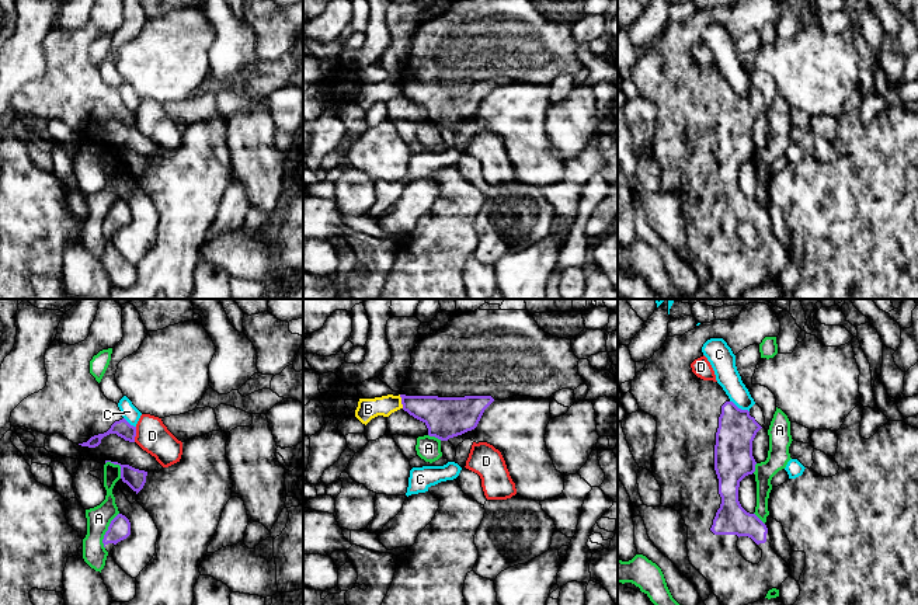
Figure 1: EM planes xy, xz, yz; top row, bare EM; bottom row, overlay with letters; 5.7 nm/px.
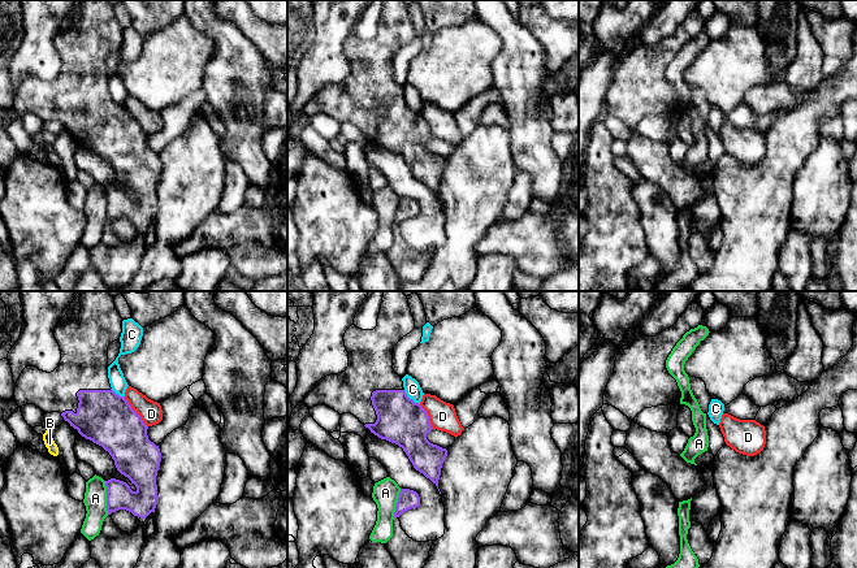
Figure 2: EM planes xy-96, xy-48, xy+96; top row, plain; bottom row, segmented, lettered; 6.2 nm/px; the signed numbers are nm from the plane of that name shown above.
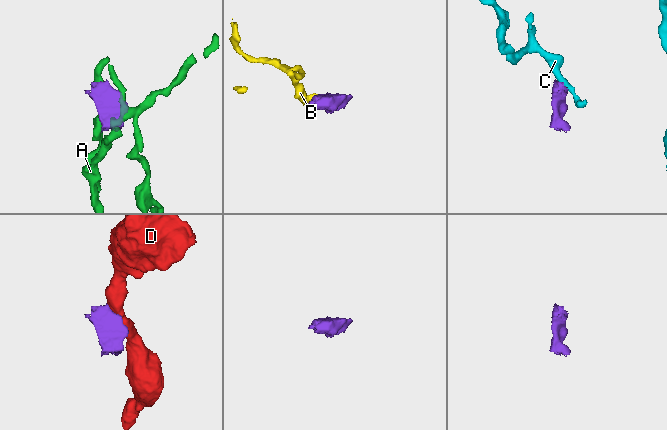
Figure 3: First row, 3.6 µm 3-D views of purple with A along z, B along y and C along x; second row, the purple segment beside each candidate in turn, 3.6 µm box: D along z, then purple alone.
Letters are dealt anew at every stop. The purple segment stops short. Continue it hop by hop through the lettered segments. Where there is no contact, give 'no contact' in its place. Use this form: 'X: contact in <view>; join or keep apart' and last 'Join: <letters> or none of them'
A: contact in xy; keep apart
B: contact in xz; keep apart
C: contact in yz; keep apart
D: contact in xy; keep apart
Join: none of them

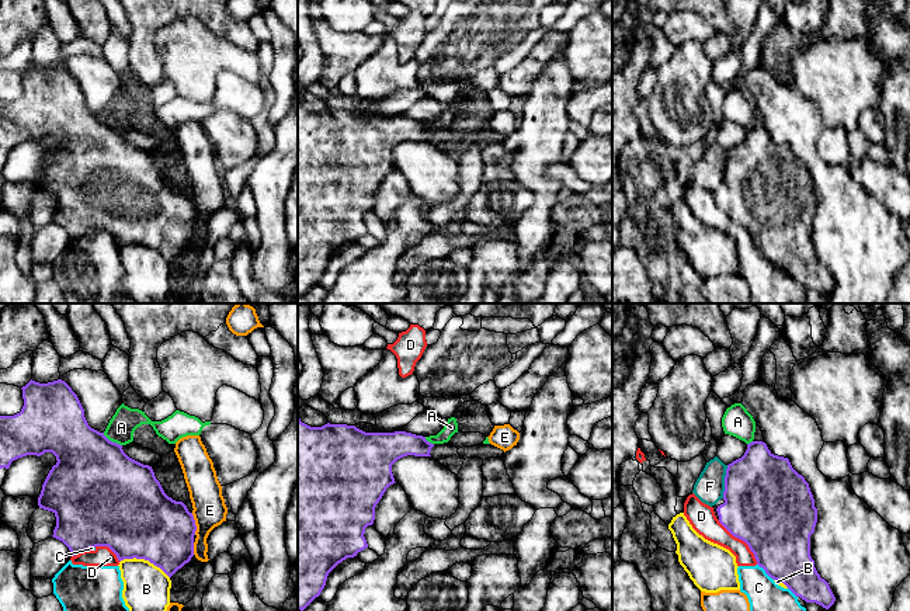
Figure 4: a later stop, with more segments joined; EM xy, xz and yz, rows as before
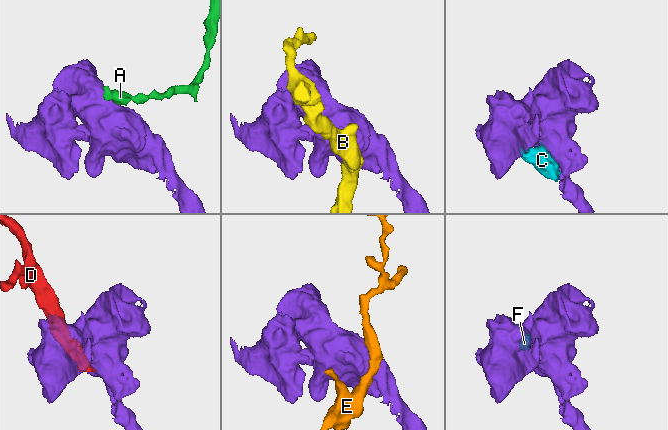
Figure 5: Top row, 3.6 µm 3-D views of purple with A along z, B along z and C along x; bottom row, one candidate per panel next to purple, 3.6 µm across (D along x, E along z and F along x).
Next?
A: contact in xy; keep apart
B: contact in xy; keep apart
C: contact in yz; keep apart
D: contact in yz; keep apart
E: contact in xy; keep apart
F: contact in yz; join
Join: F

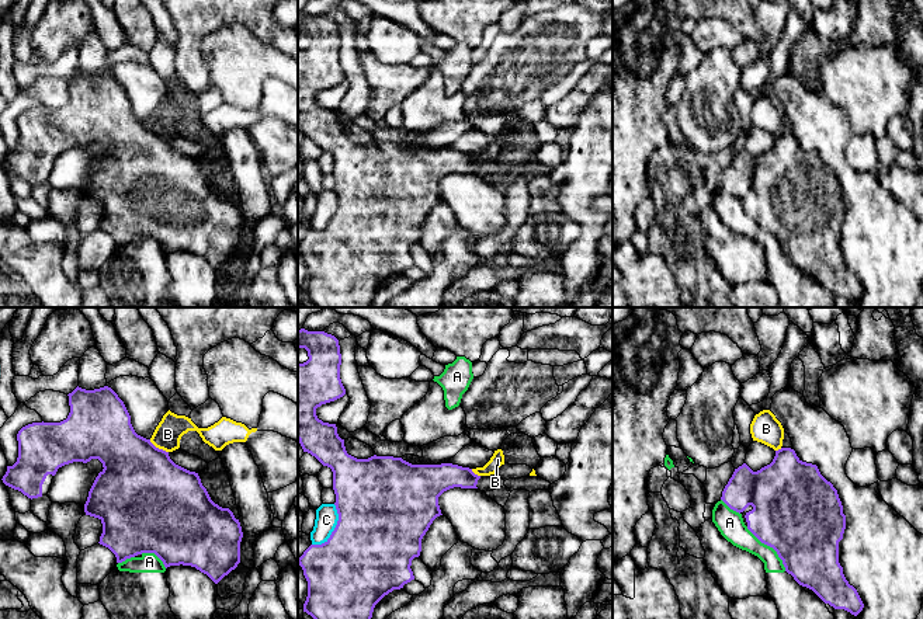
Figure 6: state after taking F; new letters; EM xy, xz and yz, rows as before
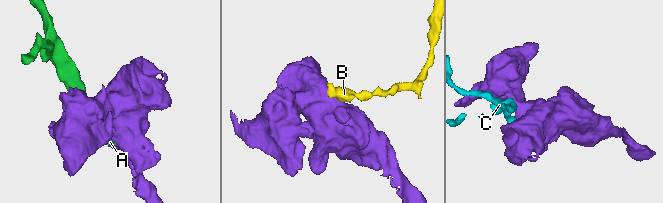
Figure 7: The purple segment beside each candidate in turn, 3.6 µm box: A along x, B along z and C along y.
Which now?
A: contact in yz; keep apart
B: contact in xy; keep apart
C: contact in xz; keep apart
Join: none of them

